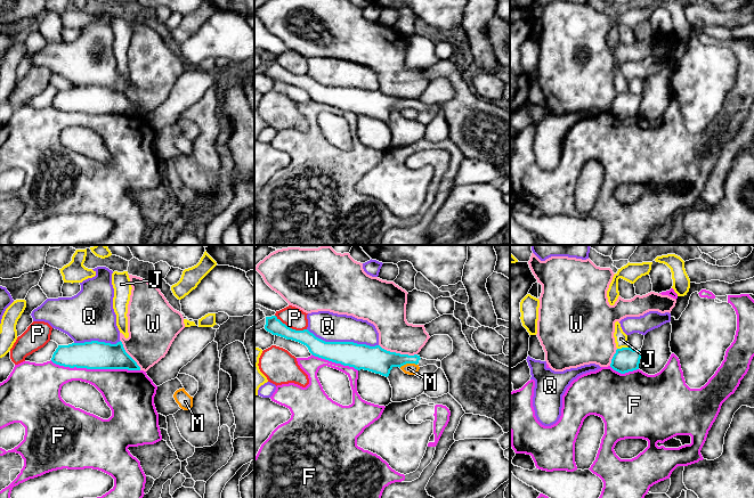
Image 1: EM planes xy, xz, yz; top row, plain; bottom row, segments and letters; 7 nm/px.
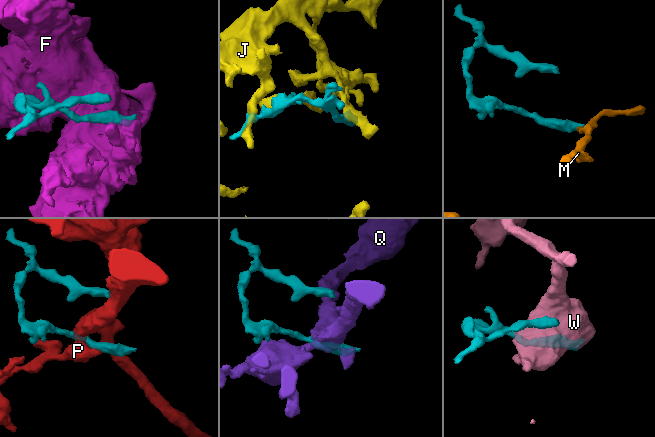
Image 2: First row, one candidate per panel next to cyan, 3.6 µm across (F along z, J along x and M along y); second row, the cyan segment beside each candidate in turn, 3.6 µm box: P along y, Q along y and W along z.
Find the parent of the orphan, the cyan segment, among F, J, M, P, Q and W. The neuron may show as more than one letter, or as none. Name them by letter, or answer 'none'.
none

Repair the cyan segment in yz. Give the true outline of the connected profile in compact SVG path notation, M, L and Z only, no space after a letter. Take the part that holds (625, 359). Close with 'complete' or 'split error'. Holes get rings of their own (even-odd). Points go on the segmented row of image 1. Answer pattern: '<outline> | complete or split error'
M630 346L617 349L610 367L621 374L625 374L639 369L640 359L640 350L633 350Z | complete

